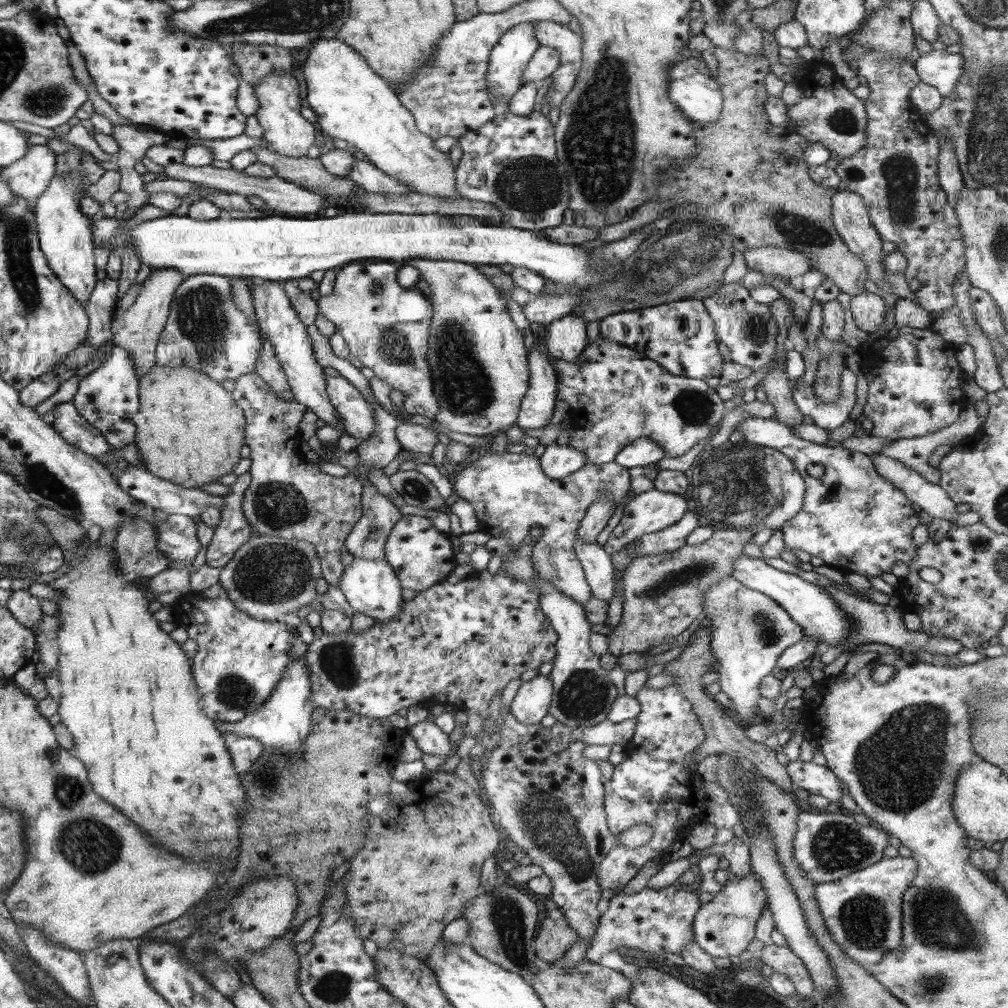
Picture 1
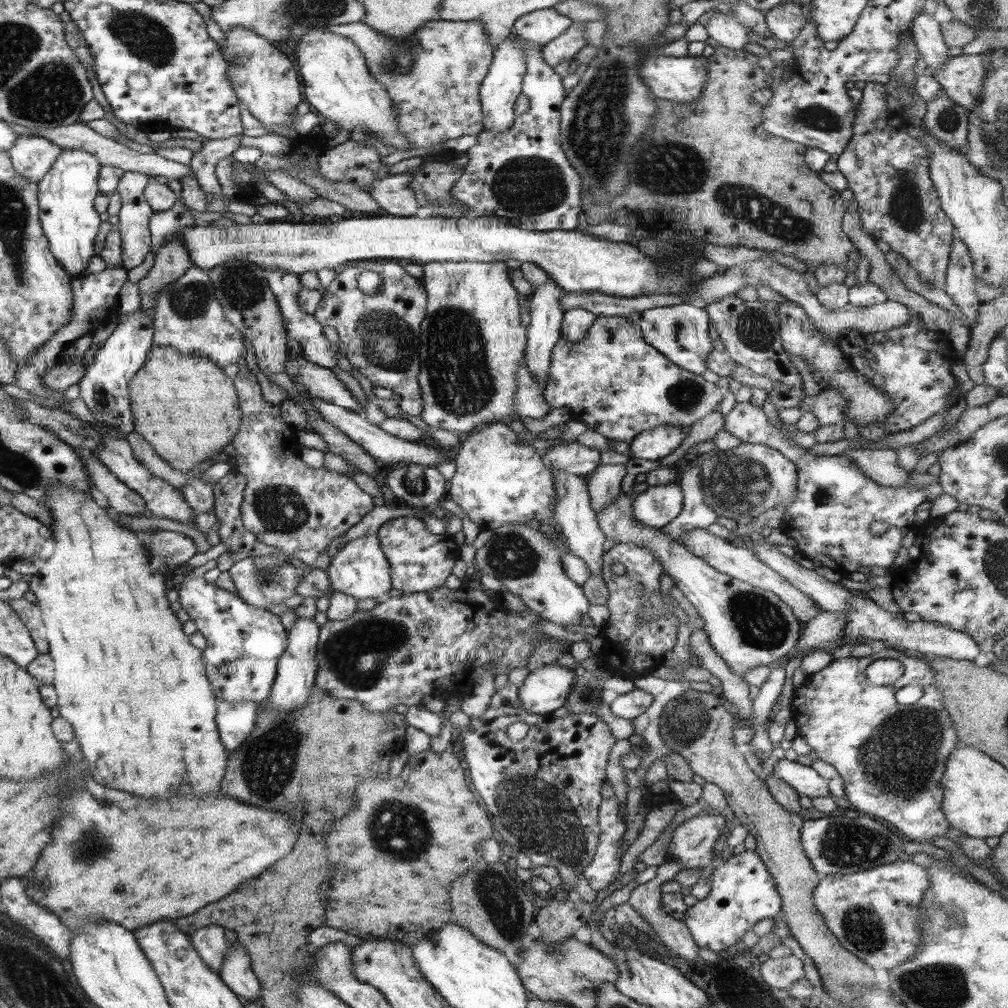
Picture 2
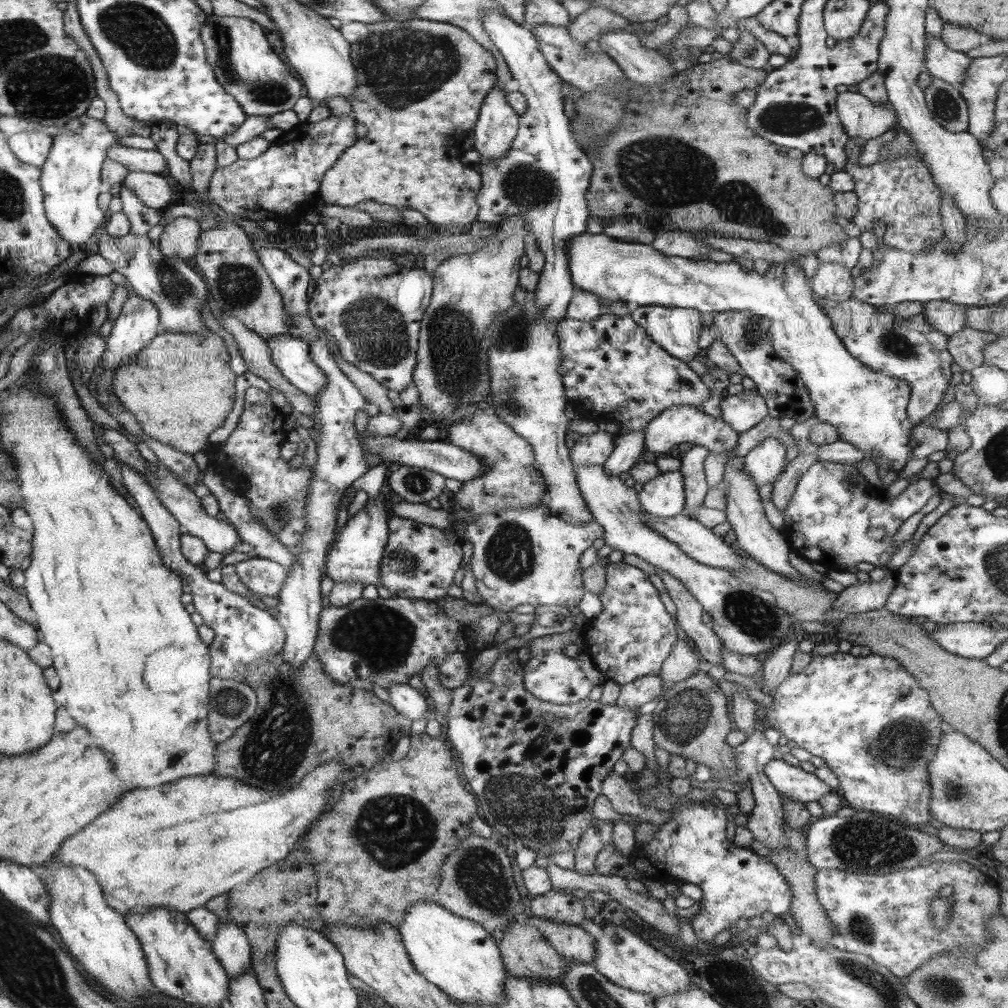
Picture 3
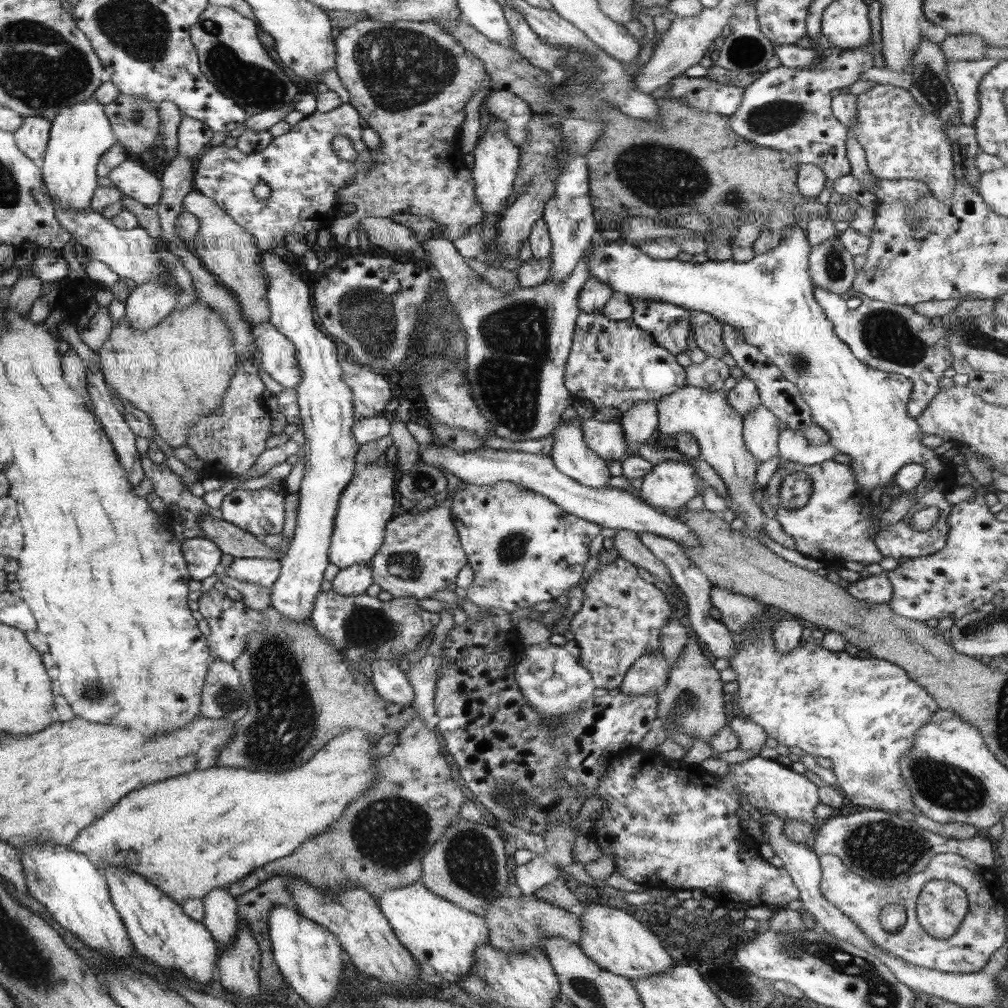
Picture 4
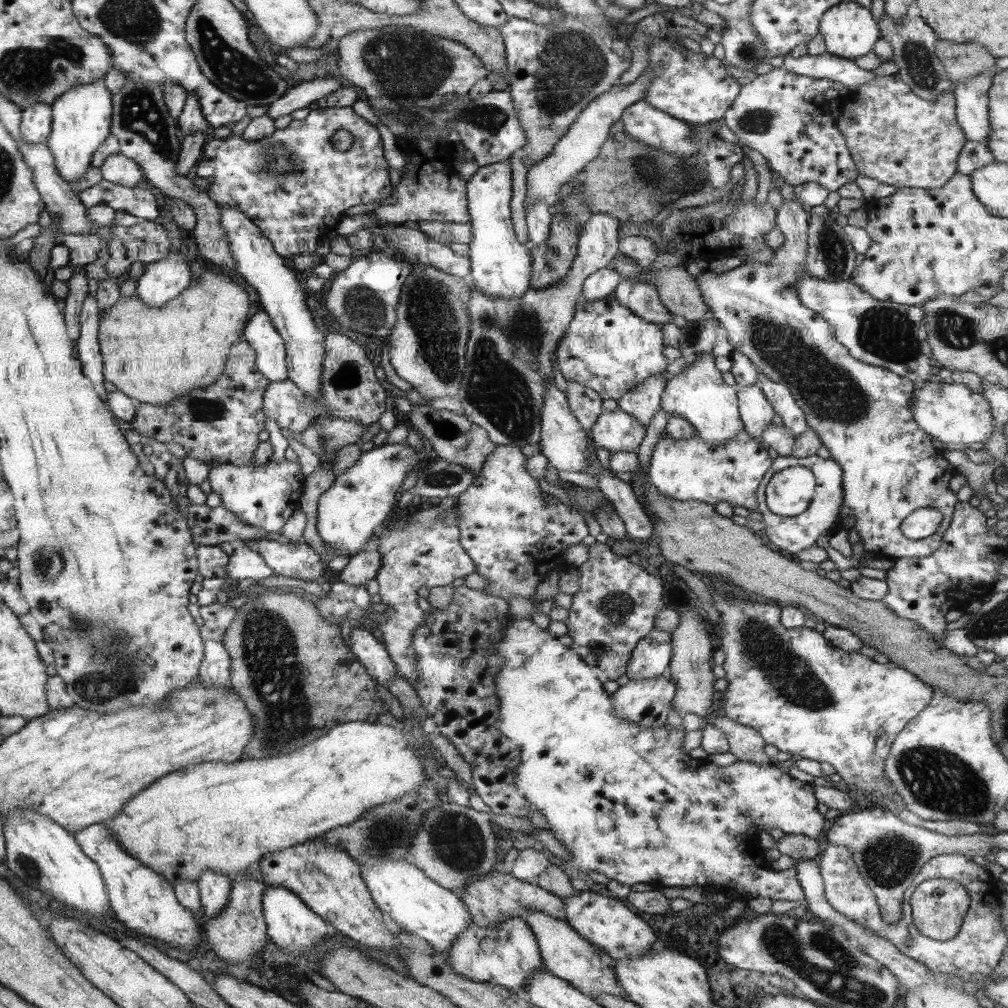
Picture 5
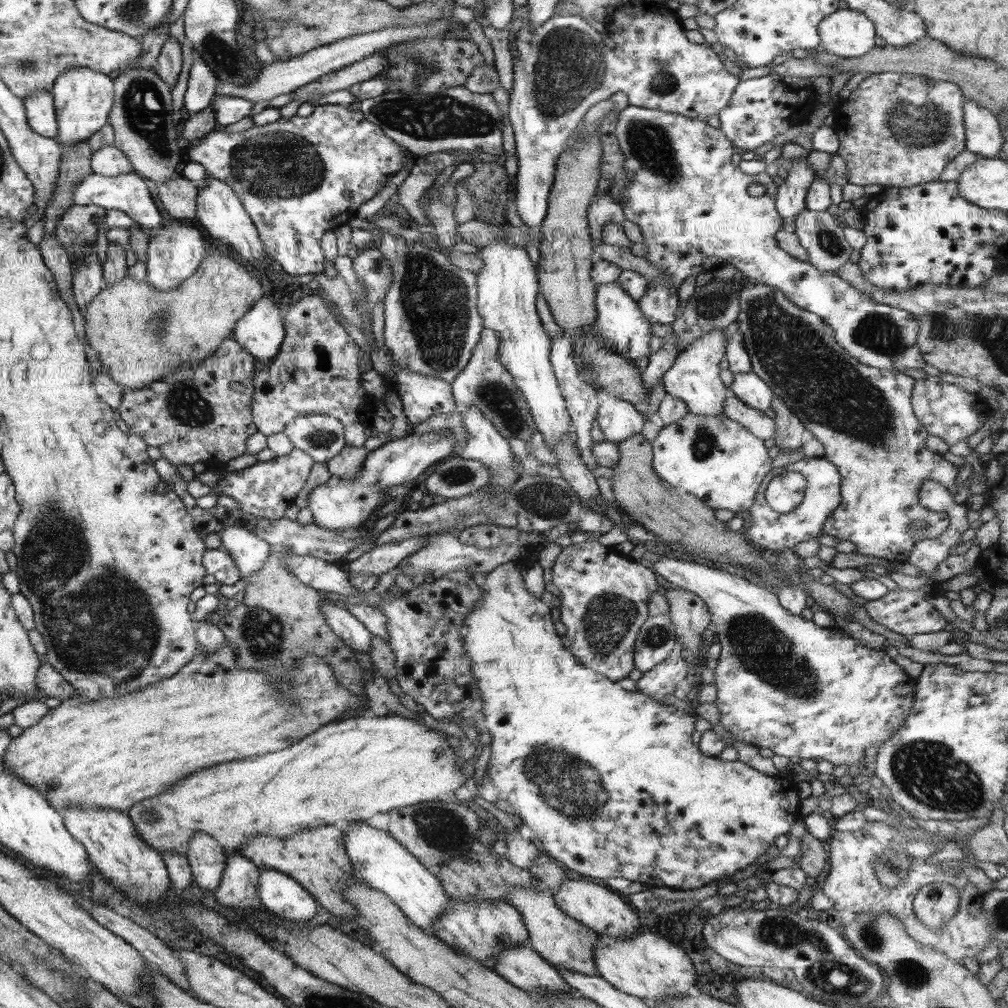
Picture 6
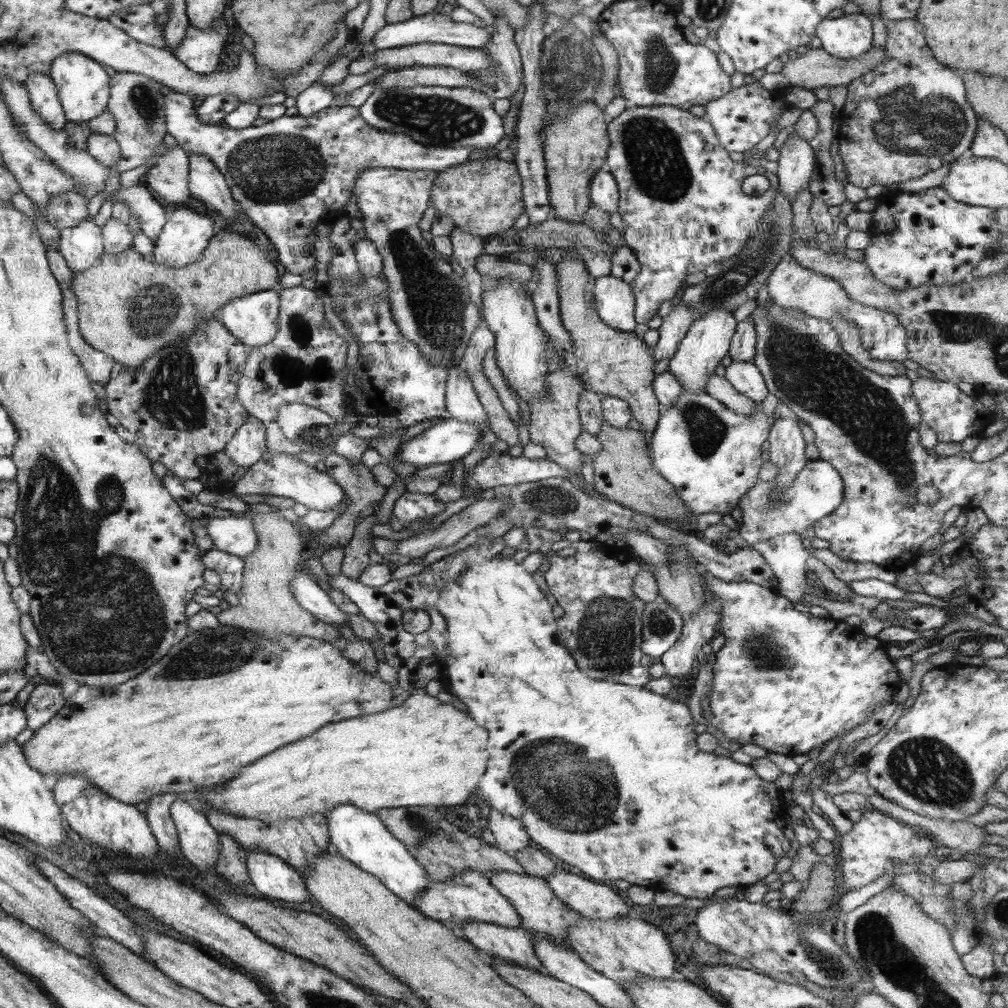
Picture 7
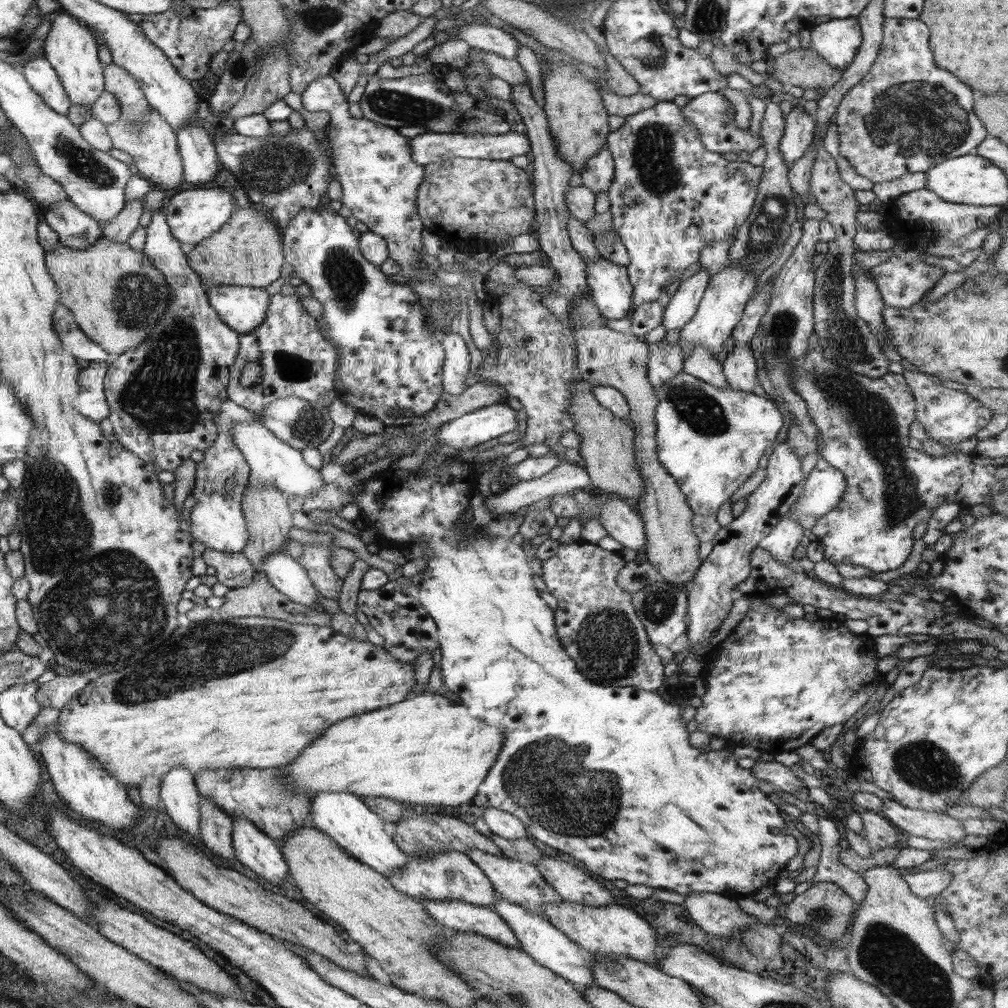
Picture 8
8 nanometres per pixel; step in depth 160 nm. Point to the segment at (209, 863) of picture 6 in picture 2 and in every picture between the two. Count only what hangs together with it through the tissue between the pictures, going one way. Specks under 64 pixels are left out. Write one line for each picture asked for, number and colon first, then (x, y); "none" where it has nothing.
2: (236, 973)
3: (231, 946)
4: (221, 919)
5: (214, 889)

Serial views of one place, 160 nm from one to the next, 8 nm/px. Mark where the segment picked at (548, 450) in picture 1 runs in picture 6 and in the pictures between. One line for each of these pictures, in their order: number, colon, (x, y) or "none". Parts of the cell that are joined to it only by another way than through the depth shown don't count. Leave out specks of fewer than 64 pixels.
2: (572, 458)
3: (592, 450)
4: (606, 439)
5: (617, 431)
6: (618, 420)

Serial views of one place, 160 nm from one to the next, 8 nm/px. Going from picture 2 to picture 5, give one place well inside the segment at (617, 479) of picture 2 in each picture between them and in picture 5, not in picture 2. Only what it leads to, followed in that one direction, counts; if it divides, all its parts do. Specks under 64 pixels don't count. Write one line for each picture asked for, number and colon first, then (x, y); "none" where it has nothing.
3: (629, 447)
4: (639, 422)
5: (642, 402)

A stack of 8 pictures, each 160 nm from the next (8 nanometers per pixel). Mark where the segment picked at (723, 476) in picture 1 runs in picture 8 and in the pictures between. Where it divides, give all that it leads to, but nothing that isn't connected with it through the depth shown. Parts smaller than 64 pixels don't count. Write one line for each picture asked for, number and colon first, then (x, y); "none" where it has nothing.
2: (749, 480)
3: (764, 463)
4: (761, 432)
5: (756, 412)
6: (749, 388)
7: (745, 377)
8: (739, 368)

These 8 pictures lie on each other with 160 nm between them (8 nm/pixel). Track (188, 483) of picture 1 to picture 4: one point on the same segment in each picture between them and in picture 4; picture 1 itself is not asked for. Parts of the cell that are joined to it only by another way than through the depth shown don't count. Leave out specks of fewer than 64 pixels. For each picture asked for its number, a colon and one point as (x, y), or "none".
2: (185, 406)
3: (180, 388)
4: (177, 372)

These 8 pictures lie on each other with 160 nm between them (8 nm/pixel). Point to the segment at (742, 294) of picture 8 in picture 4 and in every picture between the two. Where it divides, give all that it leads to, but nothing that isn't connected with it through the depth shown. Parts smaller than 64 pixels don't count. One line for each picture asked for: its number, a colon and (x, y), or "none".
4: (705, 414)
5: (698, 394)
6: (695, 376)
7: (708, 340)

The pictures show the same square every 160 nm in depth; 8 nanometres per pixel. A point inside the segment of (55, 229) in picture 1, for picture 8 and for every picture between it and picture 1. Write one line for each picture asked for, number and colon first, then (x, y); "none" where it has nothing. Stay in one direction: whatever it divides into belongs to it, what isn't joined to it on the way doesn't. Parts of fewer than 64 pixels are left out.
2: (67, 195)
3: (71, 179)
4: (81, 133)
5: (81, 117)
6: (83, 98)
7: (85, 88)
8: (70, 47)

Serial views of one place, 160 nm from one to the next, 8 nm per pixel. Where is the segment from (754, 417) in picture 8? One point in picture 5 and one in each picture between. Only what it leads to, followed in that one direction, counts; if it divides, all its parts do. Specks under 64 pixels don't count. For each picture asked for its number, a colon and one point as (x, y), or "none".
5: (684, 469)
6: (713, 458)
7: (712, 456)

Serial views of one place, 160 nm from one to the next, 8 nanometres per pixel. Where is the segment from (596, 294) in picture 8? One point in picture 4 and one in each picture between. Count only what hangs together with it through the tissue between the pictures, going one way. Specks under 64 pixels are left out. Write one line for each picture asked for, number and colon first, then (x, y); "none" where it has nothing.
4: (612, 364)
5: (606, 347)
6: (620, 324)
7: (615, 301)

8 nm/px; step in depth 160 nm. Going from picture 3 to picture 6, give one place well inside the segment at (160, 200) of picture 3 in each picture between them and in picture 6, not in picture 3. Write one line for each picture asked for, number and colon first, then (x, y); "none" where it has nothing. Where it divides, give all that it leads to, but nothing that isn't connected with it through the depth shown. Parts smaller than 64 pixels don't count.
4: (135, 179)
5: (119, 169)
6: (110, 161)

